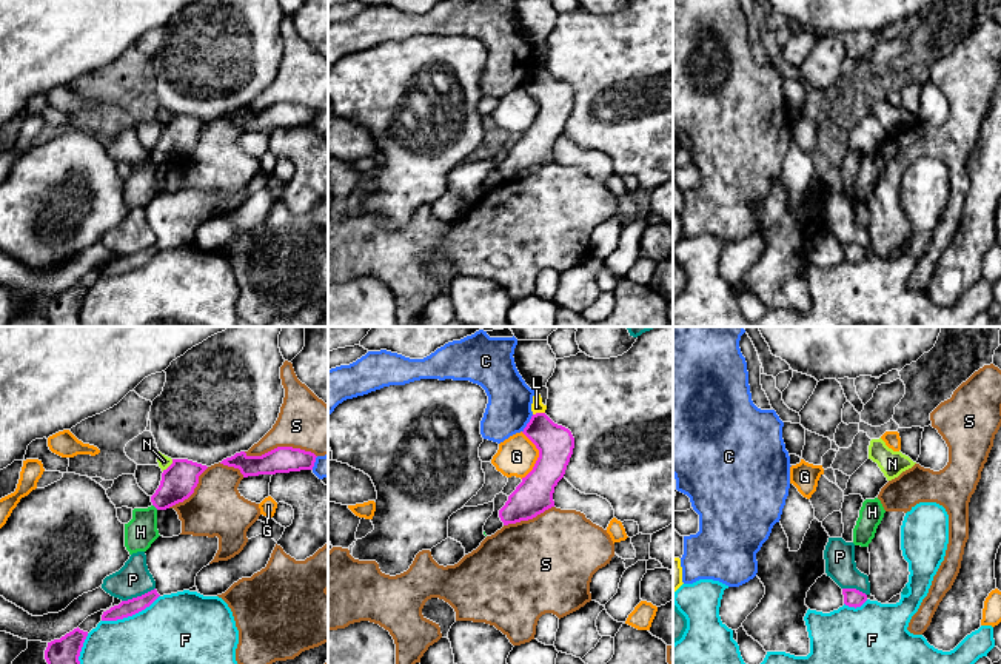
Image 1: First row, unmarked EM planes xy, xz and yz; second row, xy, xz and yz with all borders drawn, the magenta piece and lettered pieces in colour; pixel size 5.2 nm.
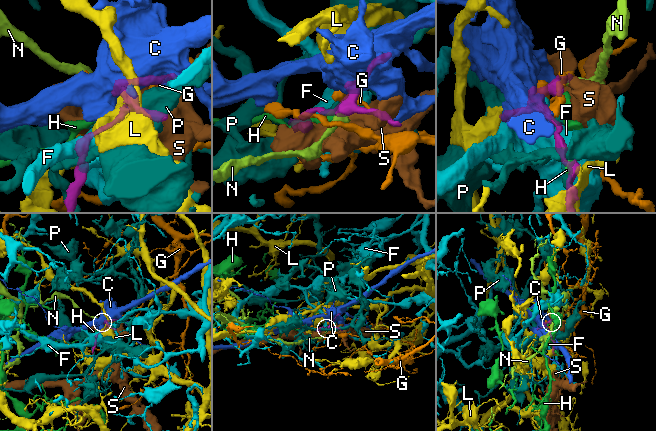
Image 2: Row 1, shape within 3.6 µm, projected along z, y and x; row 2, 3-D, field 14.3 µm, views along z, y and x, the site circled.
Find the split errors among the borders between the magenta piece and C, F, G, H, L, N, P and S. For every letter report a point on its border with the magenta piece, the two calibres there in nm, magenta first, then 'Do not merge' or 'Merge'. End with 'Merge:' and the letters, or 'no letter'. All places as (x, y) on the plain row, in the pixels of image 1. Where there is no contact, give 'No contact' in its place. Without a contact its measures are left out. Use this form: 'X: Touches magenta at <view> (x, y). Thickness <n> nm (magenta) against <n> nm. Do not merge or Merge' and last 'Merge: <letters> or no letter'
C: Touches magenta at xz (527, 79). Thickness 190 nm (magenta) against 240 nm. Do not merge
F: Touches magenta at xy (130, 270). Thickness 90 nm (magenta) against 500 nm. Do not merge
G: Touches magenta at xz (539, 110). Thickness 190 nm (magenta) against 200 nm. Do not merge
H: Touches magenta at xy (156, 162). Thickness 180 nm (magenta) against 170 nm. Do not merge
L: Touches magenta at xz (538, 68). Thickness 190 nm (magenta) against 60 nm. Do not merge
N: Touches magenta at xy (170, 120). Thickness 180 nm (magenta) against 70 nm. Do not merge
P: Touches magenta at xy (137, 251). Thickness 90 nm (magenta) against 180 nm. Do not merge
S: Touches magenta at xy (281, 102). Thickness 140 nm (magenta) against 280 nm. Do not merge
Merge: no letter

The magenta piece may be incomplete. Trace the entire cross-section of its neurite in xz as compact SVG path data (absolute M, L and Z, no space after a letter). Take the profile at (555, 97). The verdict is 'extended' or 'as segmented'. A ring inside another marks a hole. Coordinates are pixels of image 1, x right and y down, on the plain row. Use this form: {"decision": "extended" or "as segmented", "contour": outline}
{"decision": "as segmented", "contour": "M536 68L522 86L539 105L533 125L499 165L504 180L528 176L554 162L553 148L564 132L574 103L571 86Z"}

